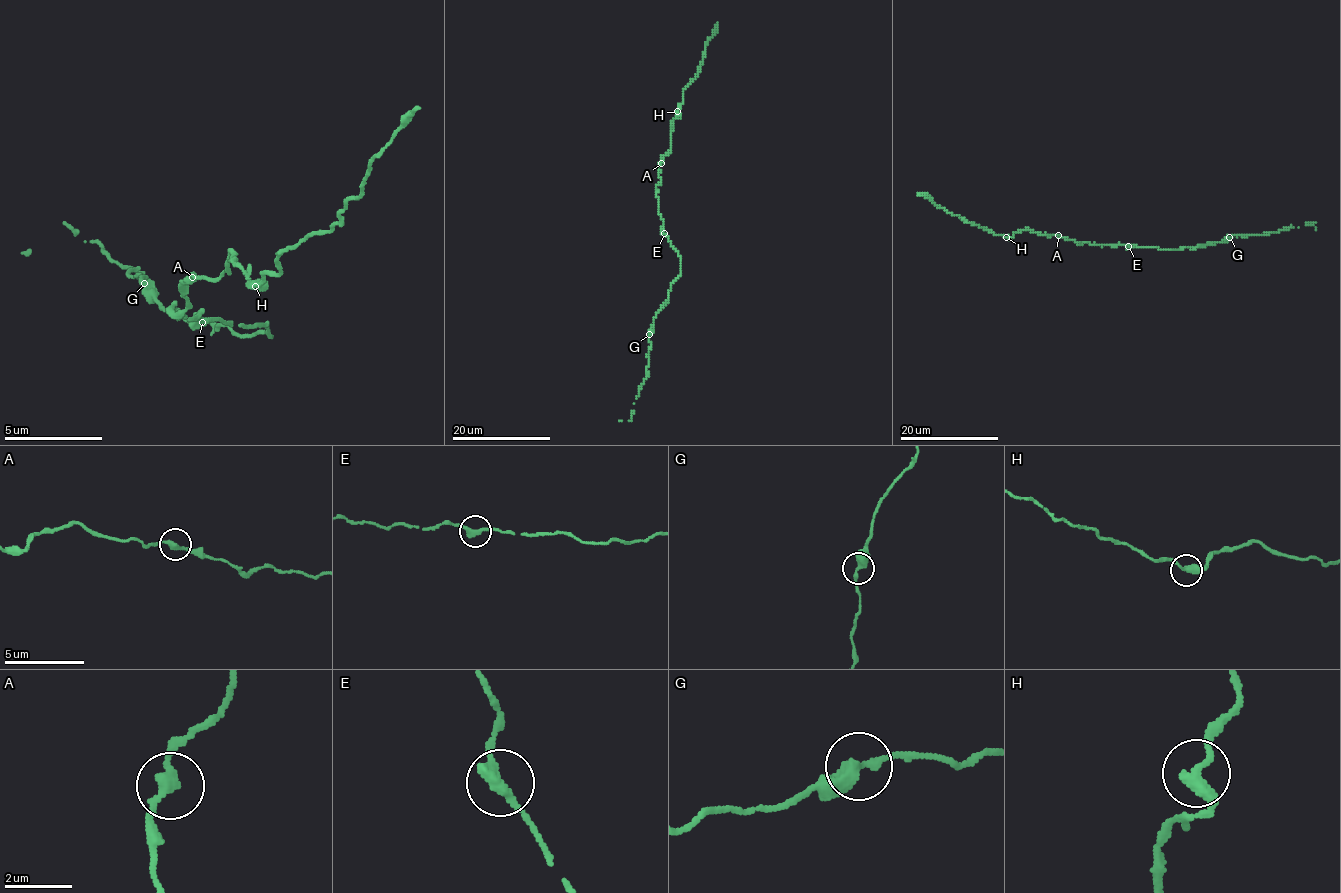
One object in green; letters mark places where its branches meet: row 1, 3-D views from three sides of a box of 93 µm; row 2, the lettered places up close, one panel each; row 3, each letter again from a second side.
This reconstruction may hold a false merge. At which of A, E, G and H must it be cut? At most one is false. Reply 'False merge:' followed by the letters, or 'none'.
False merge: none

